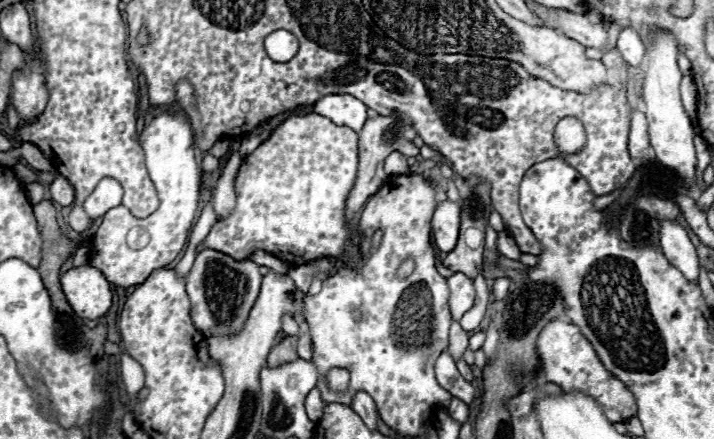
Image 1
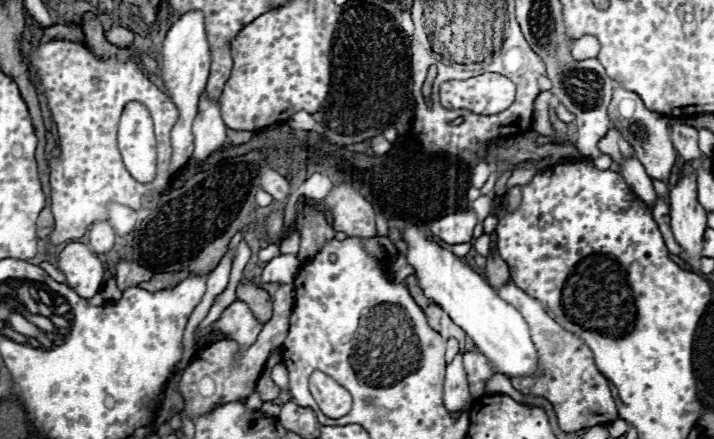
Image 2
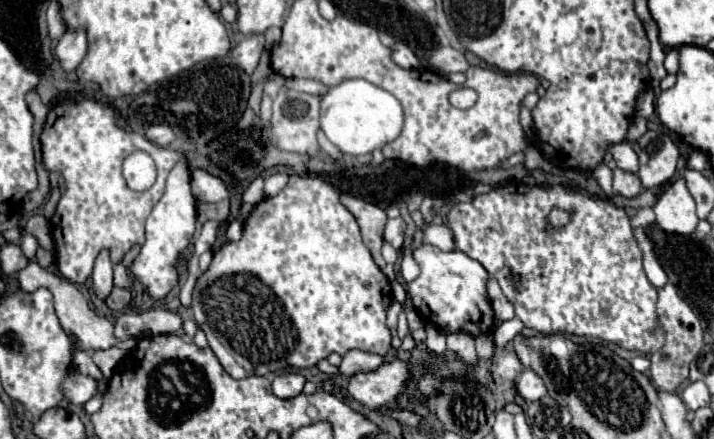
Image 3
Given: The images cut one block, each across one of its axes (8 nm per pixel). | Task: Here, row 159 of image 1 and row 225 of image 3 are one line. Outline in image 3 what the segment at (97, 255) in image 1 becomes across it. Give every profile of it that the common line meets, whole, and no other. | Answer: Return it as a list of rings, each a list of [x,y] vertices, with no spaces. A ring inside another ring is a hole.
[[[182,156],[166,178],[164,196],[152,208],[146,220],[146,240],[130,268],[132,276],[146,286],[150,296],[164,298],[172,290],[172,286],[178,282],[178,270],[174,264],[180,252],[190,244],[194,228],[196,228],[196,198],[192,196],[192,190],[190,190],[190,164],[186,156]]]

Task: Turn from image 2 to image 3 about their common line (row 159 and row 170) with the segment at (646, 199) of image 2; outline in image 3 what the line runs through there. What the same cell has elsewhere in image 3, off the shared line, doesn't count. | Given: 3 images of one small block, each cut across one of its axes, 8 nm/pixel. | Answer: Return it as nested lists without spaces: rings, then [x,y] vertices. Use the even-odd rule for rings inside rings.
[[[618,142],[606,148],[606,152],[612,156],[612,160],[616,162],[618,168],[628,170],[628,172],[636,172],[638,170],[638,156],[632,150],[632,146],[628,142]]]

